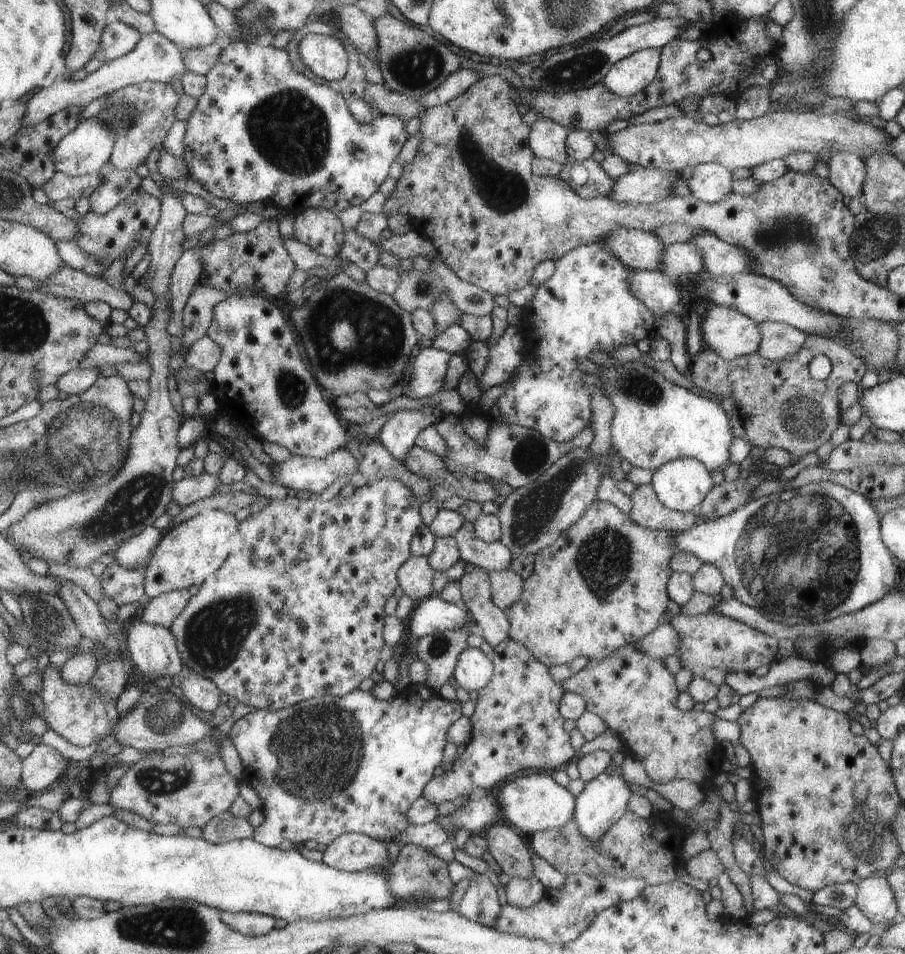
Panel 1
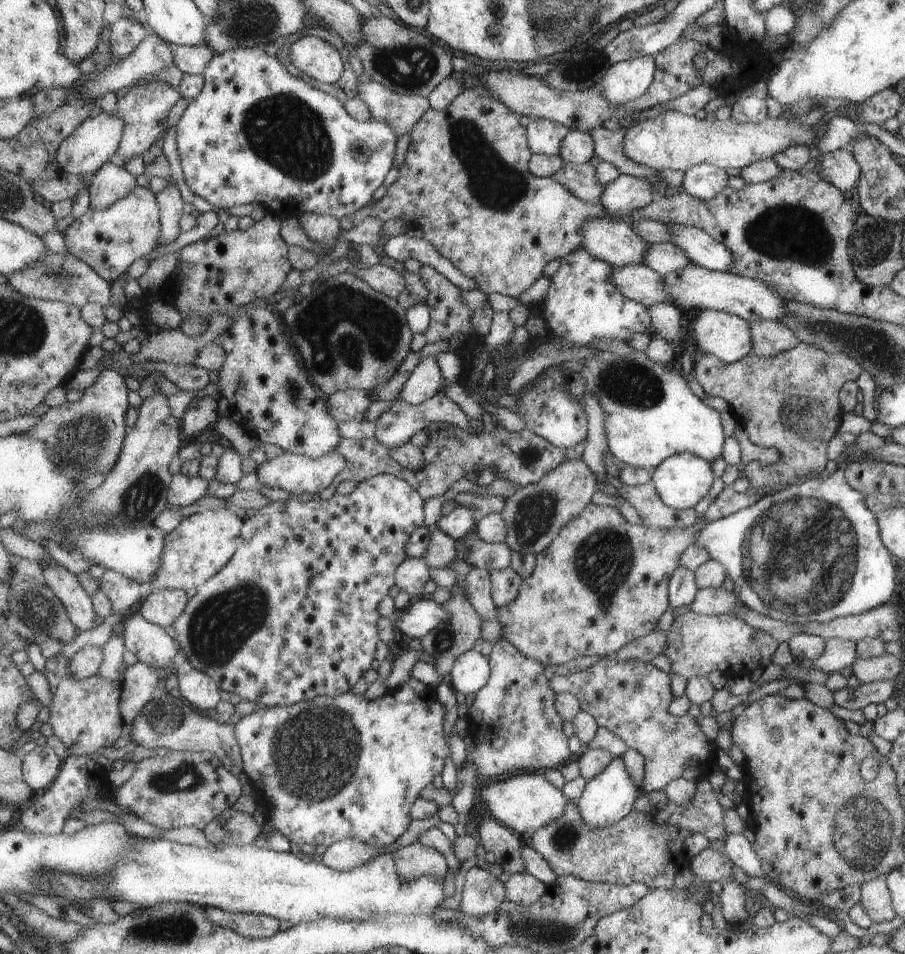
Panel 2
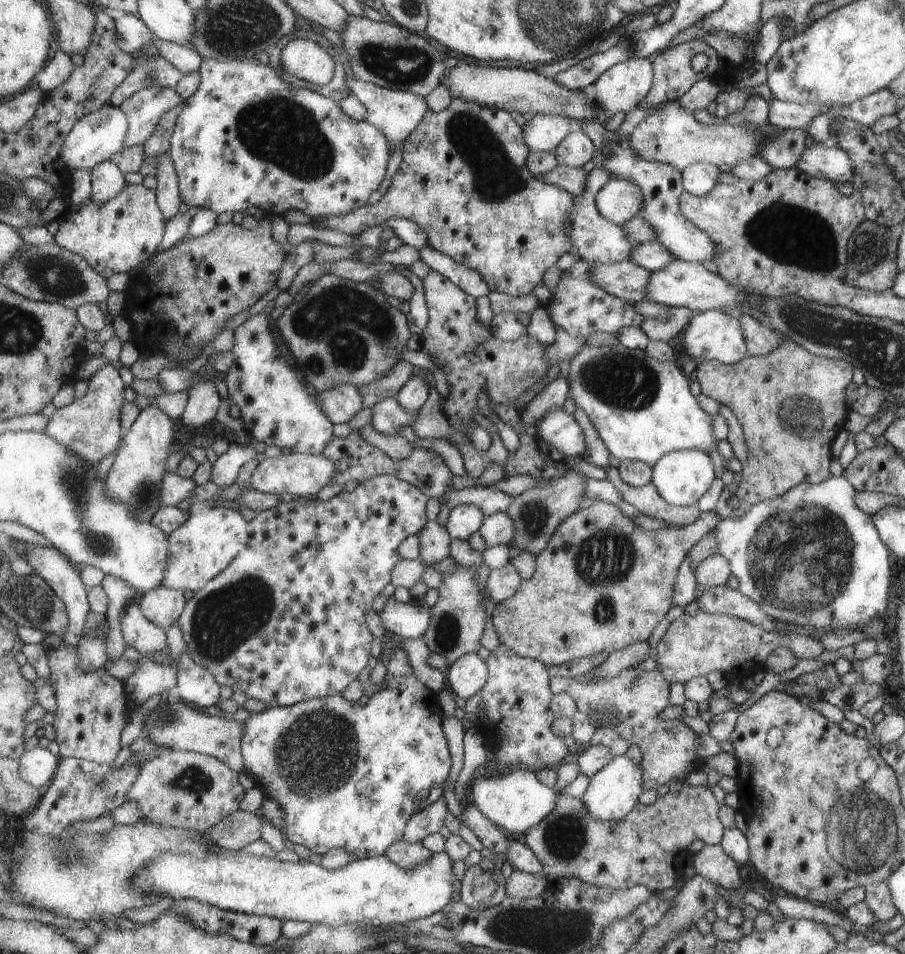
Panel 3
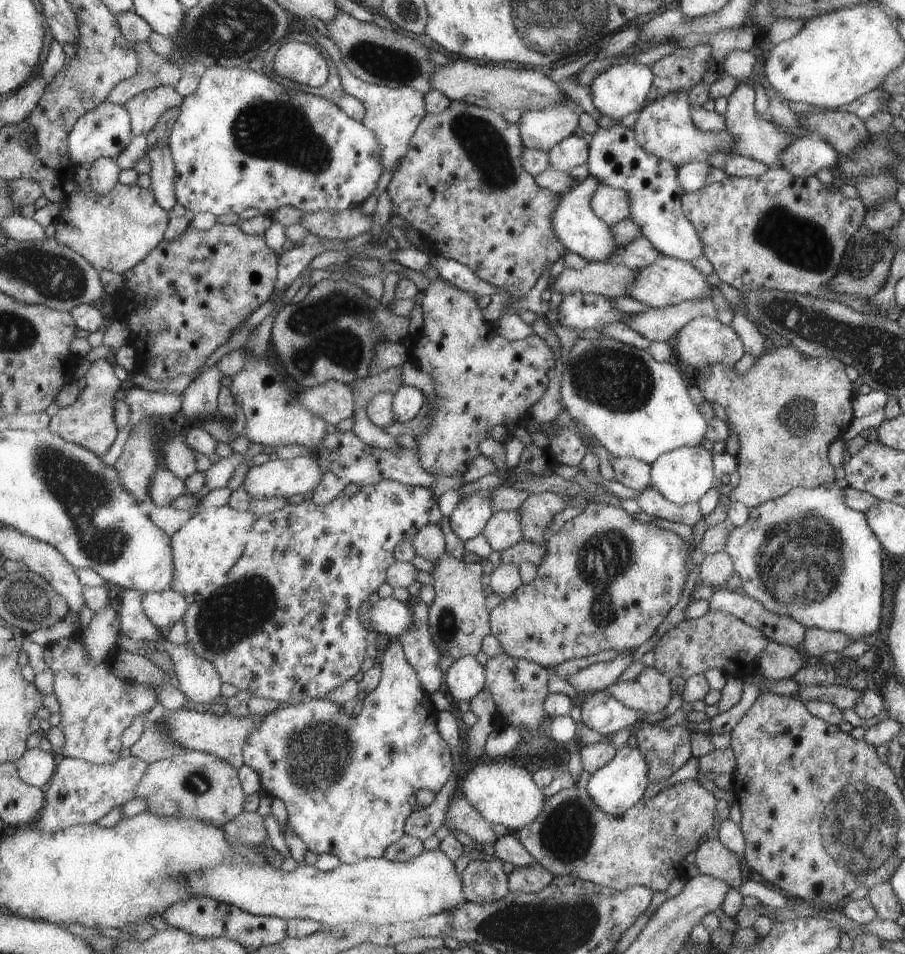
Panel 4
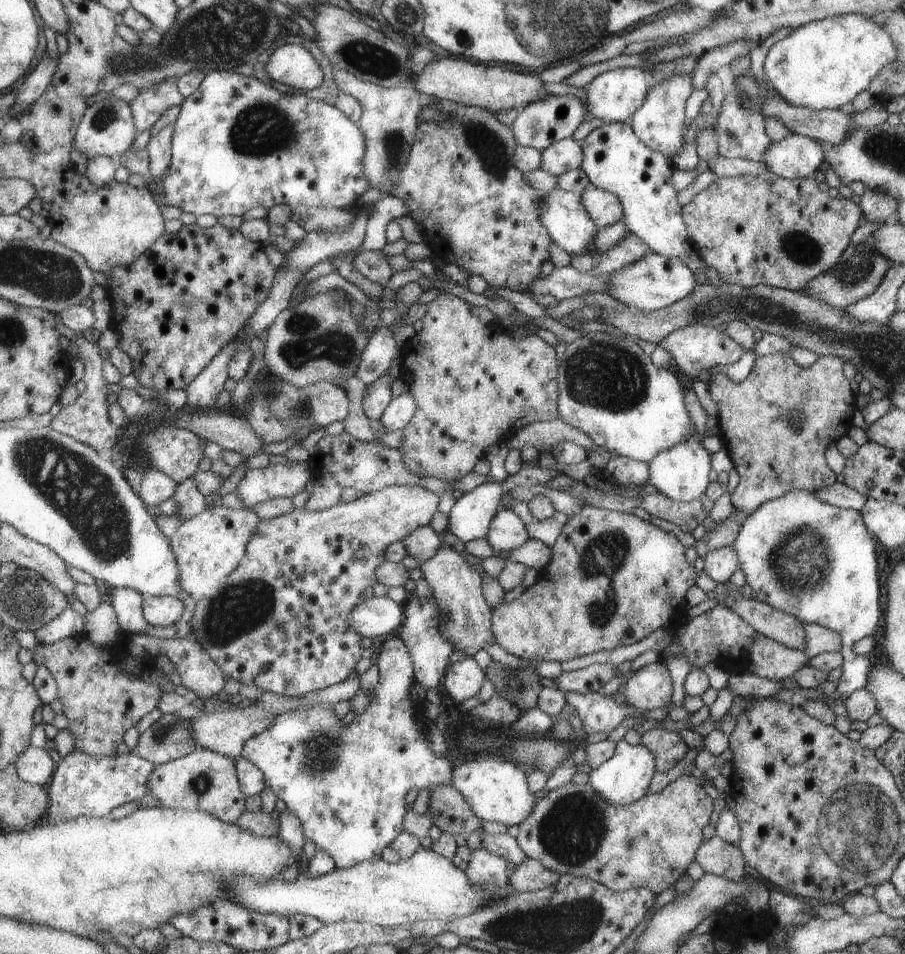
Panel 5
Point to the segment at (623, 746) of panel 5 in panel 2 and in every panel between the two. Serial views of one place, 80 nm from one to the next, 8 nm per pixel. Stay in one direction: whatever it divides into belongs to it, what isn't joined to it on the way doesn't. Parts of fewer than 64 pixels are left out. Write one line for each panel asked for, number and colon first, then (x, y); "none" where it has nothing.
2: (609, 796)
3: (613, 791)
4: (619, 784)

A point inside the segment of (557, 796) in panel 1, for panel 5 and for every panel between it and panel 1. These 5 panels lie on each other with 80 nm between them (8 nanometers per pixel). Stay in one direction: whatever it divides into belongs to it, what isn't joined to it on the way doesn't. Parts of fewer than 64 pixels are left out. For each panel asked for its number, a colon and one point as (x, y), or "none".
2: (525, 802)
3: (516, 801)
4: (502, 790)
5: (496, 789)

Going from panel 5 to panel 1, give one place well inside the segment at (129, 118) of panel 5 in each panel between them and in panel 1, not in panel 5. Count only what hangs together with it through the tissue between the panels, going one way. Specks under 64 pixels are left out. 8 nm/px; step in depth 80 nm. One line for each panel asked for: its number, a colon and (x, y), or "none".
1: (87, 149)
2: (95, 142)
3: (97, 137)
4: (106, 131)

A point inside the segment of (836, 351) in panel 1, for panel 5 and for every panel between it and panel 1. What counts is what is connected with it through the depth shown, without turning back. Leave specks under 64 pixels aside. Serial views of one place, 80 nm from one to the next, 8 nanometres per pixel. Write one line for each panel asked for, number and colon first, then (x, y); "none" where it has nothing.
2: (789, 401)
3: (789, 403)
4: (786, 409)
5: (775, 424)

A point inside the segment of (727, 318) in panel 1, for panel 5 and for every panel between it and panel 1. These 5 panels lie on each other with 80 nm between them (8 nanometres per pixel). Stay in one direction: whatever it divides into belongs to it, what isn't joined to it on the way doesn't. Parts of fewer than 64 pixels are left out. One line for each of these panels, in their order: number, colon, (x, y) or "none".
2: (727, 337)
3: (710, 334)
4: (703, 341)
5: (693, 348)

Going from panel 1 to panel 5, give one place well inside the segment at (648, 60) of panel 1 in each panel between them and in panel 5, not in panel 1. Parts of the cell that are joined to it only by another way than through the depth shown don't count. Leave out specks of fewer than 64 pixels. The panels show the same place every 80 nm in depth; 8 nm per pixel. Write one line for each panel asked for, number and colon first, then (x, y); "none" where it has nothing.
2: (625, 81)
3: (620, 89)
4: (619, 90)
5: (613, 96)

